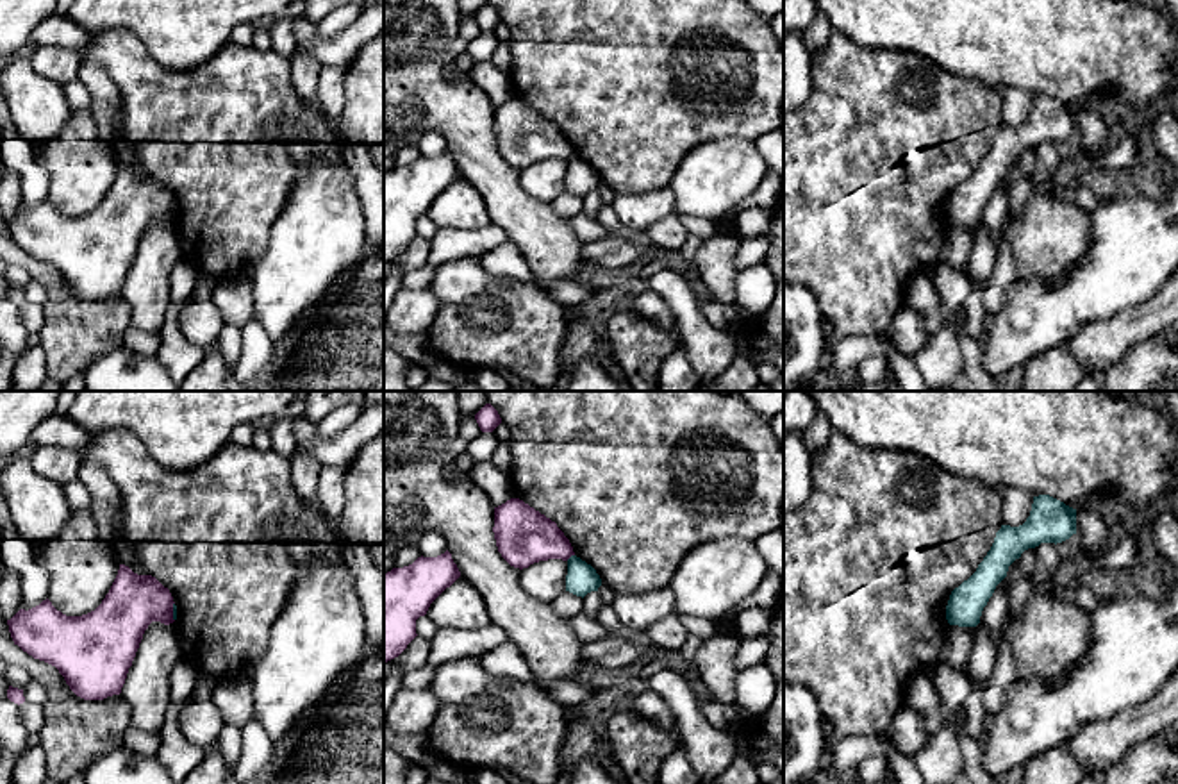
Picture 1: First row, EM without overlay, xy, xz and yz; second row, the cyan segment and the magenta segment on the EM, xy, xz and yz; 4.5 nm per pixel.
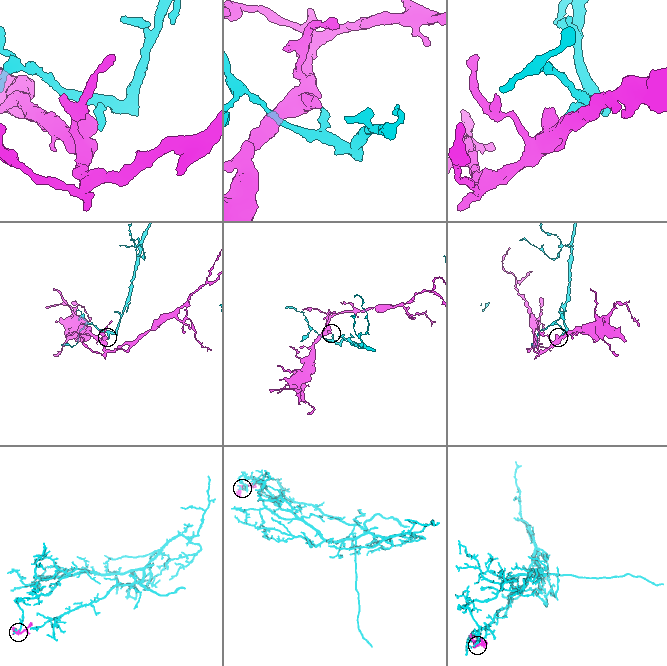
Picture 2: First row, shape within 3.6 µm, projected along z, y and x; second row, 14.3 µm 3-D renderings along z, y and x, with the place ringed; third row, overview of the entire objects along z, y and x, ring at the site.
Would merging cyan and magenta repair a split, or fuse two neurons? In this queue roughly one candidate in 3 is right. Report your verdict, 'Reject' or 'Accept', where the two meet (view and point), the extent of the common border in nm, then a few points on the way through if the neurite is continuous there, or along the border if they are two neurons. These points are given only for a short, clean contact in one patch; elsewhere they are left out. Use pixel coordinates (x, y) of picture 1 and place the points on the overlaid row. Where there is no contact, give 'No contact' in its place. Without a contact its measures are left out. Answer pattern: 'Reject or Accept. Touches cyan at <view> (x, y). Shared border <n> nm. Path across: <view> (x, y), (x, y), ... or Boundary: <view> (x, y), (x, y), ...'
Reject. Touches cyan at xz (572, 556). Shared border 50 nm. Boundary: xz (573, 554), (566, 559)

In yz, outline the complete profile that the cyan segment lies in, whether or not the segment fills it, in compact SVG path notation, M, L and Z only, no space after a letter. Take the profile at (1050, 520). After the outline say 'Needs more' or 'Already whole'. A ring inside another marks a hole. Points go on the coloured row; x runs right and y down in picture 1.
M1033 496L1032 511L1019 527L1001 525L994 543L976 571L955 588L946 605L950 625L976 627L996 586L1007 577L1008 566L1028 548L1041 543L1062 543L1076 534L1076 509L1049 496Z. Already whole

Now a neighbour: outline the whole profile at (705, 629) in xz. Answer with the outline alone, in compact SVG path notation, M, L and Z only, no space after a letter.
M680 614L680 621L685 627L687 634L700 638L703 643L721 632L721 625L709 618Z

